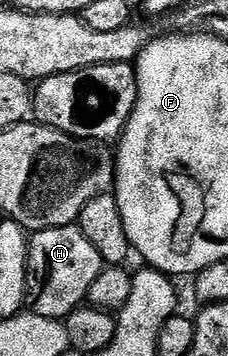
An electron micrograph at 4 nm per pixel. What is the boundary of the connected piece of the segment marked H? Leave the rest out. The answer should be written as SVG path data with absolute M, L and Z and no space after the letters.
M77 226L45 228L43 232L33 233L28 243L26 304L29 311L44 318L65 321L87 303L88 290L92 290L92 282L96 282L104 267L100 253Z

